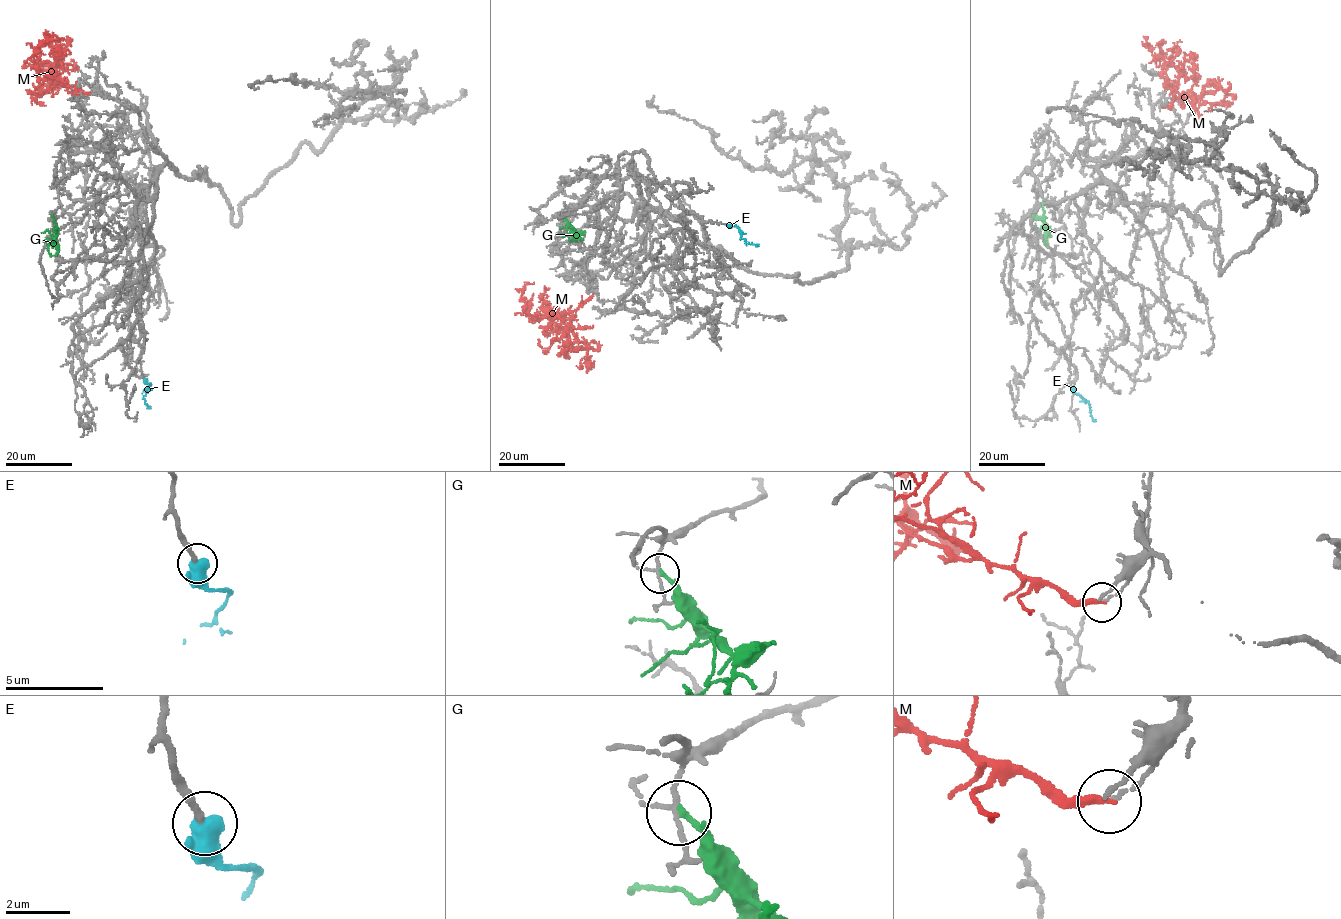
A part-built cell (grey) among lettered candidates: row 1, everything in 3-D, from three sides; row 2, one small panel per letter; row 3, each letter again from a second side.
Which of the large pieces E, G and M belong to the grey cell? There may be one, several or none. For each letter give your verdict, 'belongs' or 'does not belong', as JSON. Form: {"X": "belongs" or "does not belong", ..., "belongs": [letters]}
{"E": "belongs", "G": "does not belong", "M": "does not belong", "belongs": ["E"]}

